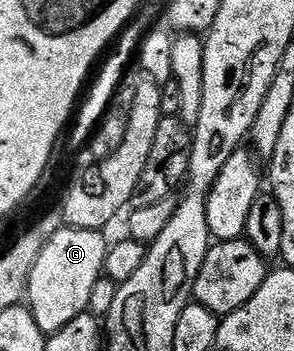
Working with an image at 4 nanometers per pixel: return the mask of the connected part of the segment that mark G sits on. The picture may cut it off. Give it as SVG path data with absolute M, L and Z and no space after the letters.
M62 225L57 232L51 233L51 237L47 237L47 245L39 249L39 257L35 257L35 265L31 265L29 274L27 306L41 331L57 331L67 325L71 317L88 308L91 285L102 278L105 265L107 239L101 234L100 230Z

